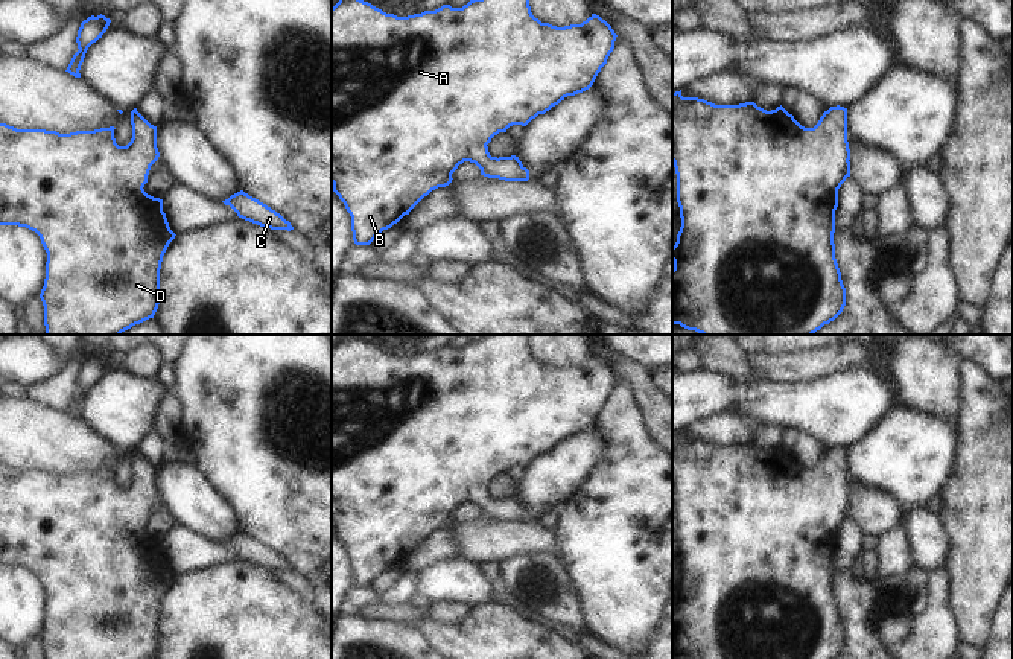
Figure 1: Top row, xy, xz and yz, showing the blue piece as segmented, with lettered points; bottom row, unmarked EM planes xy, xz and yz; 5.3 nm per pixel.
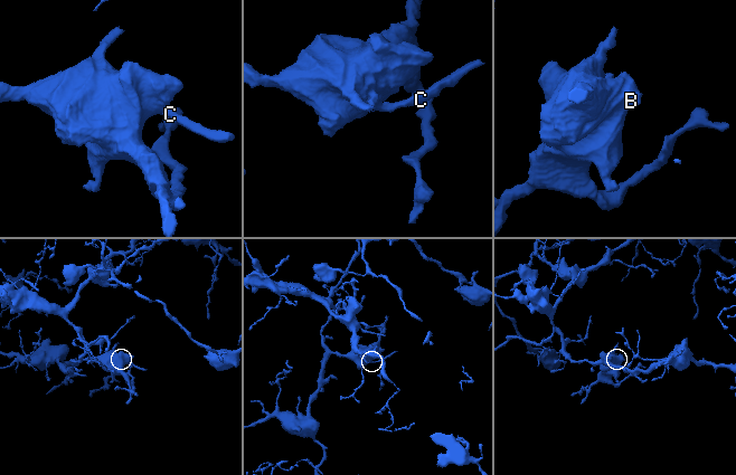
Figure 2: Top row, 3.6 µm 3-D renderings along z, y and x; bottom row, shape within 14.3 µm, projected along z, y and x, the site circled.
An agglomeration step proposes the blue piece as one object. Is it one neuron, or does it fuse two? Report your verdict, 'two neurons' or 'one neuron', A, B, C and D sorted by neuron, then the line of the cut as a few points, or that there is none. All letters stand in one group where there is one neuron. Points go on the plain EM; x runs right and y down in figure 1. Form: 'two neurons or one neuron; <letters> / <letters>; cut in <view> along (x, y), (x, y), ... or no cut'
one neuron; A B C D; no cut

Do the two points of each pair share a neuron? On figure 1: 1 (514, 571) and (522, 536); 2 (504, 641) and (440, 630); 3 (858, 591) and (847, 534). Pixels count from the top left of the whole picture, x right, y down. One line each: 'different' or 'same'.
1: different
2: same
3: same

